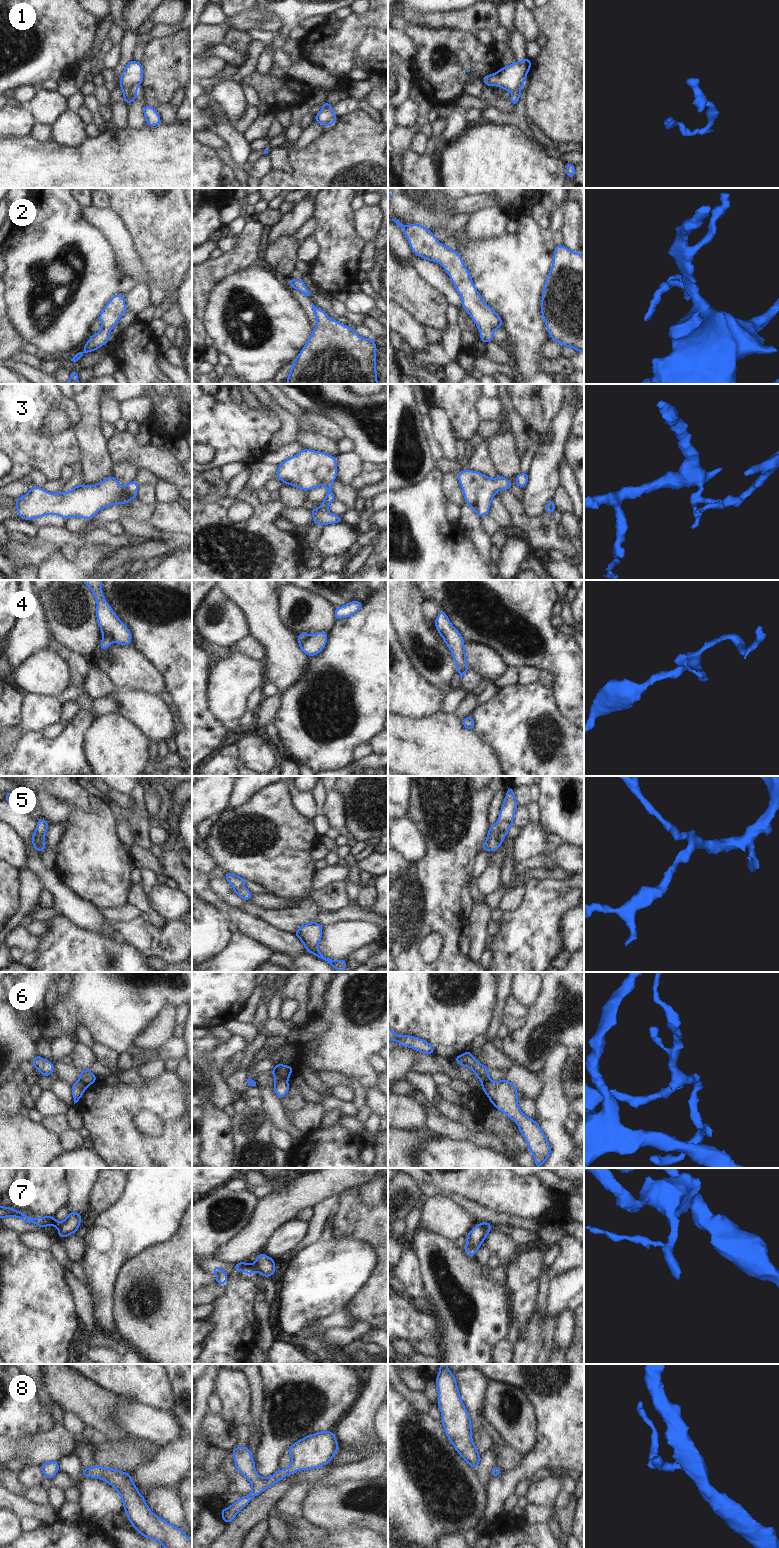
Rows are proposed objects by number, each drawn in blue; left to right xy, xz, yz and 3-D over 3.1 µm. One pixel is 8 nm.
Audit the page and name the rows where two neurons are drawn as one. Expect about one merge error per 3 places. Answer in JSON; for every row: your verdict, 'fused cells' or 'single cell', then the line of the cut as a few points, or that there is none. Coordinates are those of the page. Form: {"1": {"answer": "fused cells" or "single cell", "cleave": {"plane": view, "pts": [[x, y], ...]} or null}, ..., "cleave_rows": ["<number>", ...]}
{"1": {"answer": "single cell", "cleave": null}, "2": {"answer": "single cell", "cleave": null}, "3": {"answer": "single cell", "cleave": null}, "4": {"answer": "fused cells", "cleave": {"plane": "xy", "pts": [[103, 635], [108, 635], [113, 640]]}}, "5": {"answer": "single cell", "cleave": null}, "6": {"answer": "fused cells", "cleave": {"plane": "xz", "pts": [[272, 1070], [280, 1077], [287, 1079]]}}, "7": {"answer": "fused cells", "cleave": {"plane": "xz", "pts": [[255, 1261], [255, 1267], [258, 1271]]}}, "8": {"answer": "single cell", "cleave": null}, "cleave_rows": ["4", "6", "7"]}

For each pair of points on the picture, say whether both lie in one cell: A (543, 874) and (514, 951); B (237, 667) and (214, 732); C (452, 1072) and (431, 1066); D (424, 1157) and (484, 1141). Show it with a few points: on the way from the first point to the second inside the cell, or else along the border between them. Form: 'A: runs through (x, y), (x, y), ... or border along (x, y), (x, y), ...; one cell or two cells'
A: border along (551, 876), (543, 880), (529, 880); two cells
B: border along (205, 700), (207, 710), (228, 731); two cells
C: runs through (447, 1067), (436, 1066); one cell
D: border along (451, 1138), (471, 1141), (492, 1148), (496, 1152); two cells

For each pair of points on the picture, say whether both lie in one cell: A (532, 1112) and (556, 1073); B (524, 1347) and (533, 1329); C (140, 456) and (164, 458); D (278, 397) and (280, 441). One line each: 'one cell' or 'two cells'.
A: two cells
B: one cell
C: one cell
D: two cells

